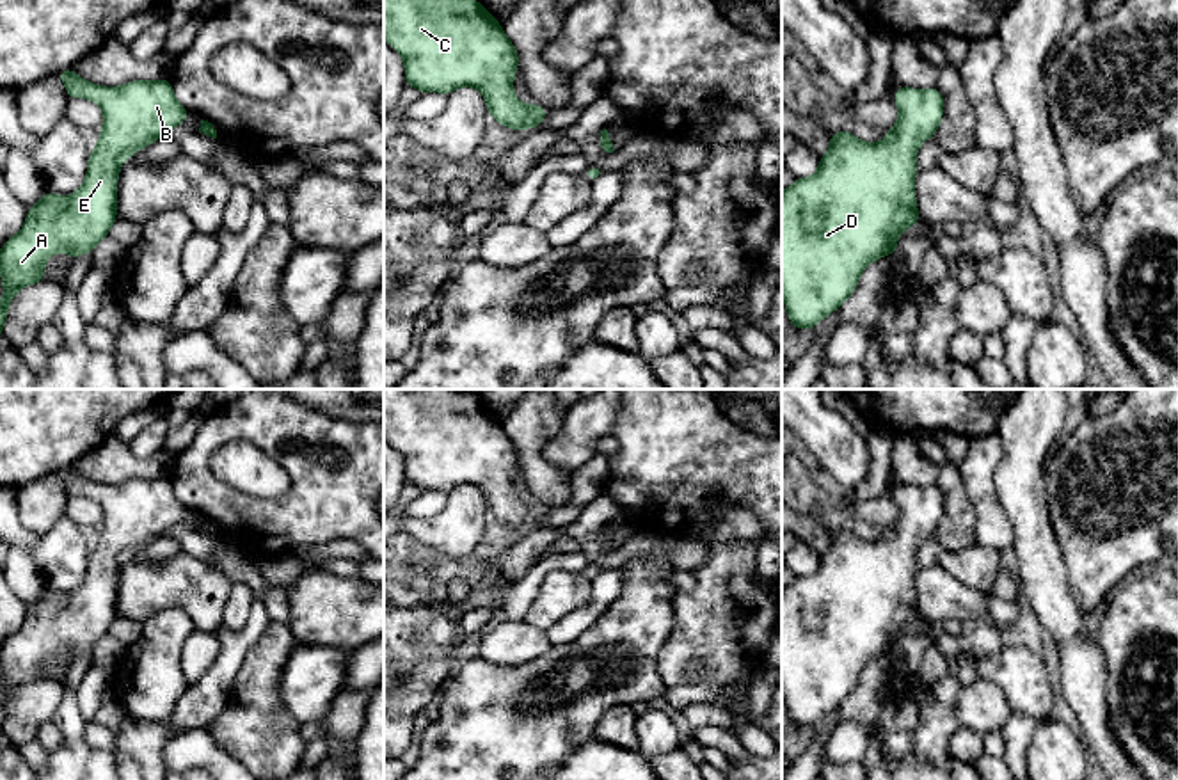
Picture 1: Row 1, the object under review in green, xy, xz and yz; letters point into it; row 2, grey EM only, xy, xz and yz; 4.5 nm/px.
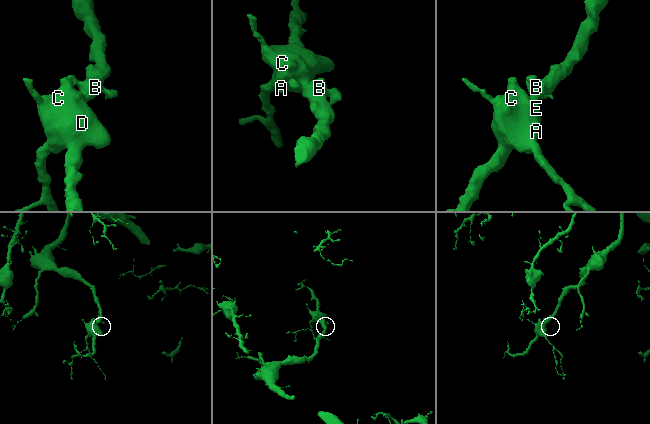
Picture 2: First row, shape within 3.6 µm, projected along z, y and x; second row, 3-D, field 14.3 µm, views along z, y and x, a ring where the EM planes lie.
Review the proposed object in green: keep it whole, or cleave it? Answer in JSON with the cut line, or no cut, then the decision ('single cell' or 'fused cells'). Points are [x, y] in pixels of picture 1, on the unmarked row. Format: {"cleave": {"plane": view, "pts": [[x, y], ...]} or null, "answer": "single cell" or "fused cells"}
{"cleave": null, "answer": "single cell"}

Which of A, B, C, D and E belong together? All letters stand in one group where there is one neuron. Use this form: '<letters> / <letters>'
A B C D E

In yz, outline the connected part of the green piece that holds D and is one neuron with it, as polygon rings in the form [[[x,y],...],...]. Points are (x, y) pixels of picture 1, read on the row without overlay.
[[[897,485],[897,521],[881,540],[858,538],[849,528],[830,531],[830,547],[819,556],[817,570],[794,576],[782,590],[782,695],[794,727],[810,728],[835,711],[858,684],[867,663],[894,654],[899,633],[922,617],[917,609],[917,547],[943,515],[938,485]]]

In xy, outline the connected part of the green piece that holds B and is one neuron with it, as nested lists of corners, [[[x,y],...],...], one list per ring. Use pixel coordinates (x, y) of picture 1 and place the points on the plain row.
[[[73,466],[62,467],[55,474],[66,482],[69,497],[85,496],[101,505],[103,526],[98,531],[99,540],[89,553],[82,585],[68,595],[44,588],[43,597],[27,606],[25,624],[0,647],[4,682],[0,734],[14,693],[28,682],[44,681],[44,665],[50,654],[68,649],[73,661],[80,652],[94,650],[96,643],[108,634],[112,622],[117,618],[117,574],[123,560],[165,535],[169,528],[181,524],[188,515],[188,508],[176,497],[169,476],[133,478],[119,485],[105,485],[87,480]]]

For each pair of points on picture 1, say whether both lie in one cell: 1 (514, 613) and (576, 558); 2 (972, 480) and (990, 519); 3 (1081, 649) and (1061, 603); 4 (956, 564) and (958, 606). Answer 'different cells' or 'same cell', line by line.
1: same cell
2: same cell
3: same cell
4: different cells

